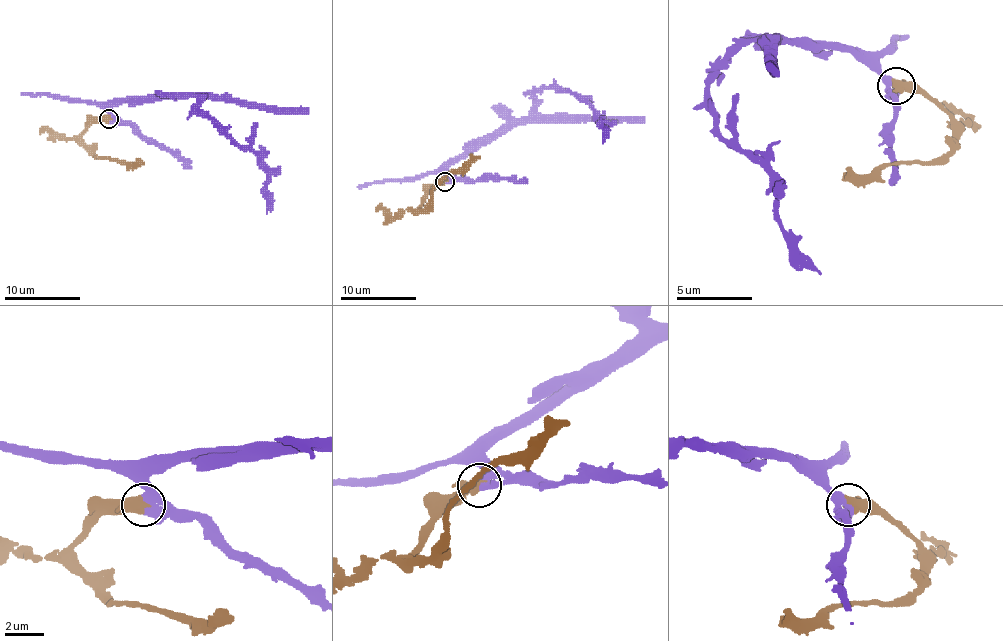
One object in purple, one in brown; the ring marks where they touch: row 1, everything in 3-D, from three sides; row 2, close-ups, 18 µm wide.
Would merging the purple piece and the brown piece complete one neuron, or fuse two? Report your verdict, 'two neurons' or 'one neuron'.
one neuron

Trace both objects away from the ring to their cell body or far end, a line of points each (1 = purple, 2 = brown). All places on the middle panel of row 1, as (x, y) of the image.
1: (444, 181), (455, 162), (519, 124), (544, 88), (568, 90), (593, 109), (602, 120), (602, 143)
2: (444, 181), (417, 209), (423, 209), (429, 203), (431, 192), (446, 177), (463, 171), (480, 156)

